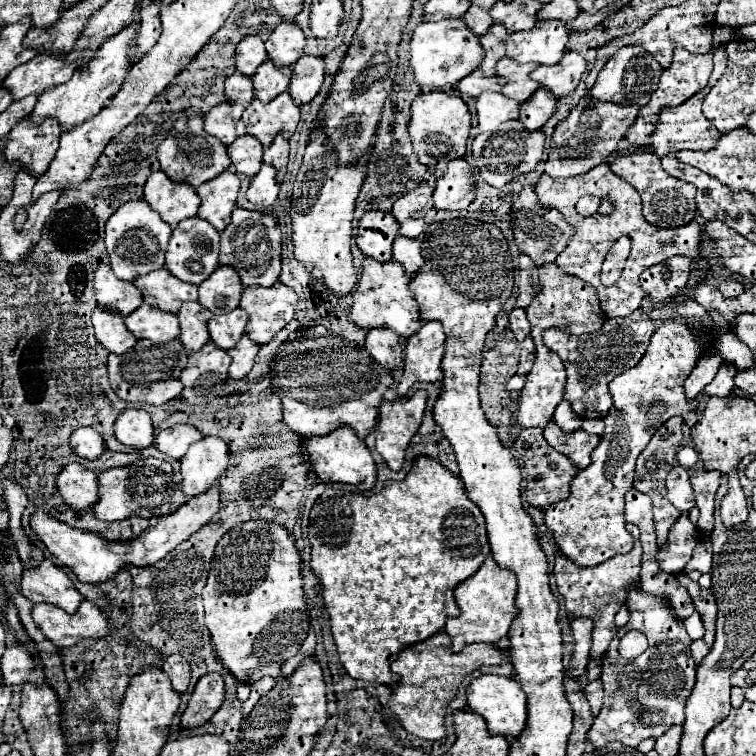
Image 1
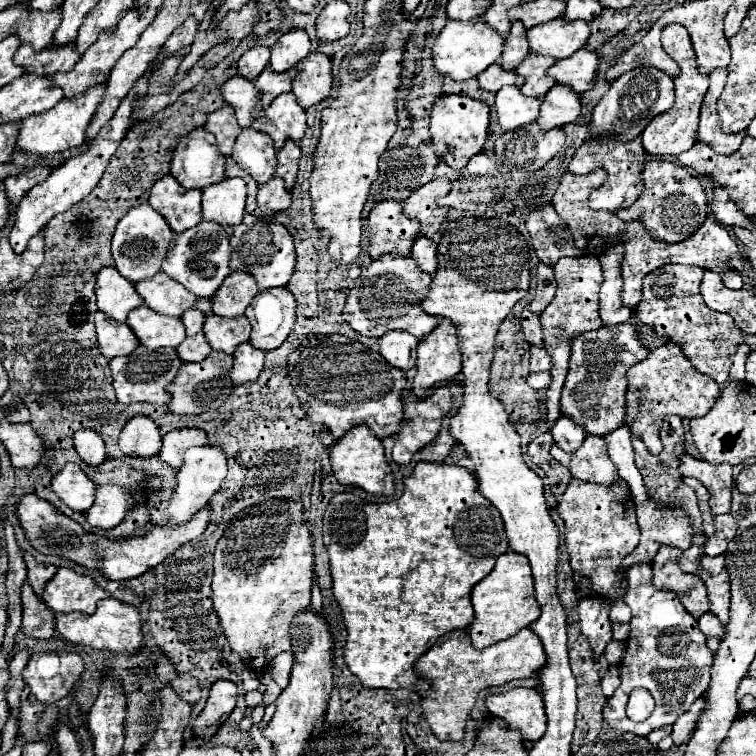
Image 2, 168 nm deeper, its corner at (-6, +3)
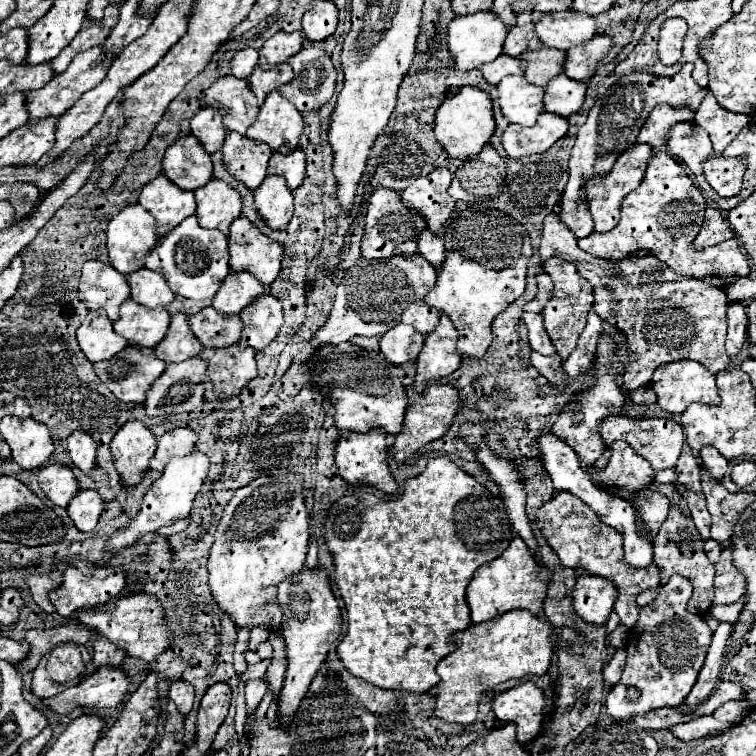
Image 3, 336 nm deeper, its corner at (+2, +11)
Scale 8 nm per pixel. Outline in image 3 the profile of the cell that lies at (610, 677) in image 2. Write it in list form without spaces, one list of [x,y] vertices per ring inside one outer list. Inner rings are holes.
[[[616,650],[612,660],[604,666],[602,670],[602,678],[608,684],[618,684],[620,676],[622,676],[622,668],[624,668],[624,660],[626,660],[626,652],[624,650]]]

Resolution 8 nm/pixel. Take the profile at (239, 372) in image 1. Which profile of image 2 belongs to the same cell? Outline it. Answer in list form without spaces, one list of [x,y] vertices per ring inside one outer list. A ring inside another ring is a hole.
[[[240,344],[234,352],[234,366],[228,372],[234,386],[254,382],[260,376],[264,364],[264,352],[256,350],[252,344]]]

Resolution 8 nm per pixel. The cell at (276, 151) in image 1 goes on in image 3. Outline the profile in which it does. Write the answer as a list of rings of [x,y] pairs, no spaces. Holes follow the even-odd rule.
[[[294,148],[288,154],[274,152],[268,164],[268,174],[284,176],[288,182],[288,188],[294,190],[304,180],[304,168],[306,168],[306,156],[300,148]]]

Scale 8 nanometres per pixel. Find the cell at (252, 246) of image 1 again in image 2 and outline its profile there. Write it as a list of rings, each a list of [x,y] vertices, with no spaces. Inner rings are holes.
[[[252,214],[244,216],[244,222],[234,228],[234,236],[230,238],[232,244],[232,258],[230,258],[230,268],[248,272],[256,278],[260,290],[268,290],[274,286],[286,286],[290,276],[296,270],[296,252],[294,252],[294,242],[290,232],[274,224],[270,220],[260,220]]]

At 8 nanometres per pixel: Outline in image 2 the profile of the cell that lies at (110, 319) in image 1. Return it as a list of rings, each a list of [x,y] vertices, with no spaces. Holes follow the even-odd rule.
[[[96,312],[94,324],[96,324],[96,344],[98,344],[98,350],[106,358],[128,356],[138,346],[138,340],[136,340],[134,332],[128,328],[128,324],[120,324],[120,322],[112,320],[104,312]]]

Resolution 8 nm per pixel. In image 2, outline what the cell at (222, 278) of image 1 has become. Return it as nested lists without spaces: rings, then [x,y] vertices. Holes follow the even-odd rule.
[[[232,272],[220,290],[212,298],[212,312],[226,318],[242,316],[252,298],[258,294],[258,286],[252,274]]]

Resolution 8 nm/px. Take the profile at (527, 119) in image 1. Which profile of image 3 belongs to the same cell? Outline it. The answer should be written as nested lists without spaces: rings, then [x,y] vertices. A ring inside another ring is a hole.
[[[558,74],[546,86],[544,110],[566,118],[566,116],[574,114],[576,110],[580,110],[584,96],[586,96],[586,84],[584,82],[576,82],[564,74]]]

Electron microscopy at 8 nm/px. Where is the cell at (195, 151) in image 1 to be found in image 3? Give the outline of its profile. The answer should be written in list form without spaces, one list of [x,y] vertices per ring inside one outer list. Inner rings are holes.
[[[192,134],[176,140],[166,150],[162,164],[166,178],[182,190],[196,190],[212,178],[210,154]]]

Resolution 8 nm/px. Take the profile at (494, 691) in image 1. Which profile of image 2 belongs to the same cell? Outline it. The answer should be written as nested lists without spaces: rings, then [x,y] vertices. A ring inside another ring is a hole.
[[[514,688],[504,694],[492,694],[486,698],[486,706],[492,716],[506,720],[512,730],[520,730],[524,740],[536,742],[546,732],[544,702],[538,690]]]

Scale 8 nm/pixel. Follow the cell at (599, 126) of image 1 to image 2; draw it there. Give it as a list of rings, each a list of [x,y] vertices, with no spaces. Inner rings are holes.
[[[588,138],[574,154],[572,162],[568,164],[568,170],[570,172],[592,172],[596,168],[602,168],[606,172],[606,182],[591,193],[588,204],[592,210],[608,210],[608,212],[616,214],[618,210],[632,206],[632,202],[636,202],[638,196],[642,194],[644,164],[646,164],[646,152],[642,148],[640,138],[636,138],[632,142],[622,142],[622,140],[614,140],[614,138],[610,138],[610,140],[608,138],[602,138],[602,140]]]

